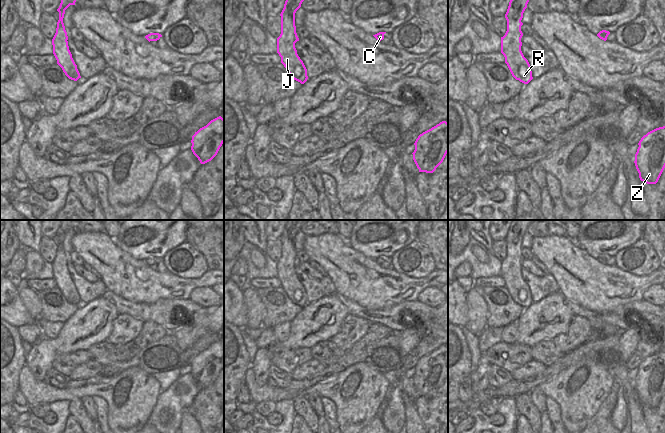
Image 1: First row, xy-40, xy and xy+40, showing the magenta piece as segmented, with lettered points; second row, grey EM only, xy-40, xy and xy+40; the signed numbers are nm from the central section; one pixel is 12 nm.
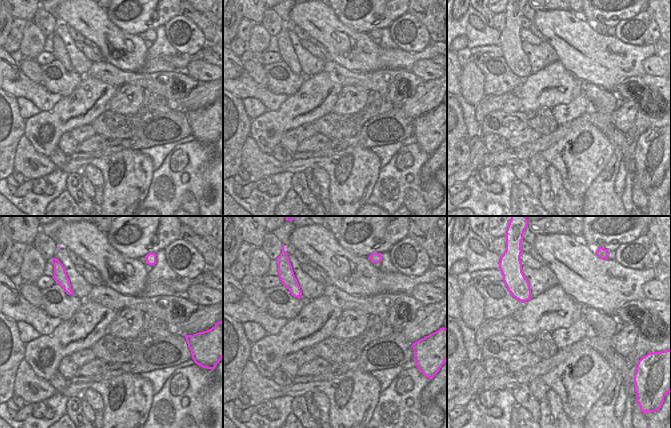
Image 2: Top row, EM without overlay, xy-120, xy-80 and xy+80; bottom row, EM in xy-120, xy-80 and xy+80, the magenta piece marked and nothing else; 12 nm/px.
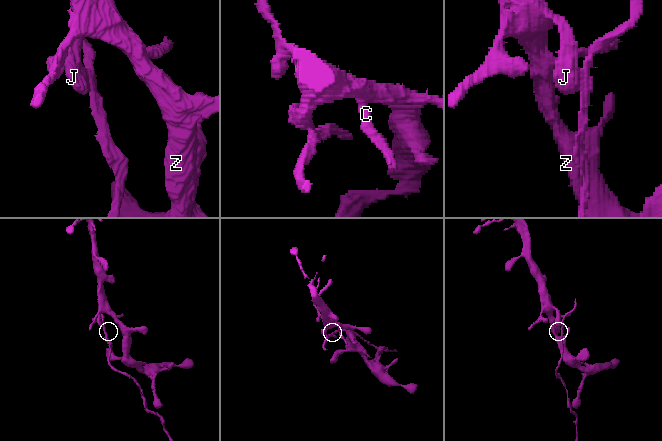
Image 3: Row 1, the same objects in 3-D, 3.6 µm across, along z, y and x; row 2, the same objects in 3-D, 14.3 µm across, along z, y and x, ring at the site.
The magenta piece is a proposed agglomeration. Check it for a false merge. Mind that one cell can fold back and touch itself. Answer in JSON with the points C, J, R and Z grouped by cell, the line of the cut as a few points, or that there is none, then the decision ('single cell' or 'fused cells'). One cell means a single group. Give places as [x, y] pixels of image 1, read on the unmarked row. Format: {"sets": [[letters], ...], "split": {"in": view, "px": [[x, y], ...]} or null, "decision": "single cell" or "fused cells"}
{"sets": [["C", "J", "Z"], ["R"]], "split": {"in": "xy", "px": [[297, 278], [294, 282], [296, 299], [293, 302]]}, "decision": "fused cells"}

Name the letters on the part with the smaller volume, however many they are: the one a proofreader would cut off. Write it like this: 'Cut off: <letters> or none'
Cut off: R

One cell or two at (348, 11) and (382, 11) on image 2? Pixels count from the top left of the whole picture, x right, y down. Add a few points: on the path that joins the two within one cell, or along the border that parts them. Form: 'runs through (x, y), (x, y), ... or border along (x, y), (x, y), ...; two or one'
runs through (356, 16), (361, 19), (371, 11), (374, 11); one

